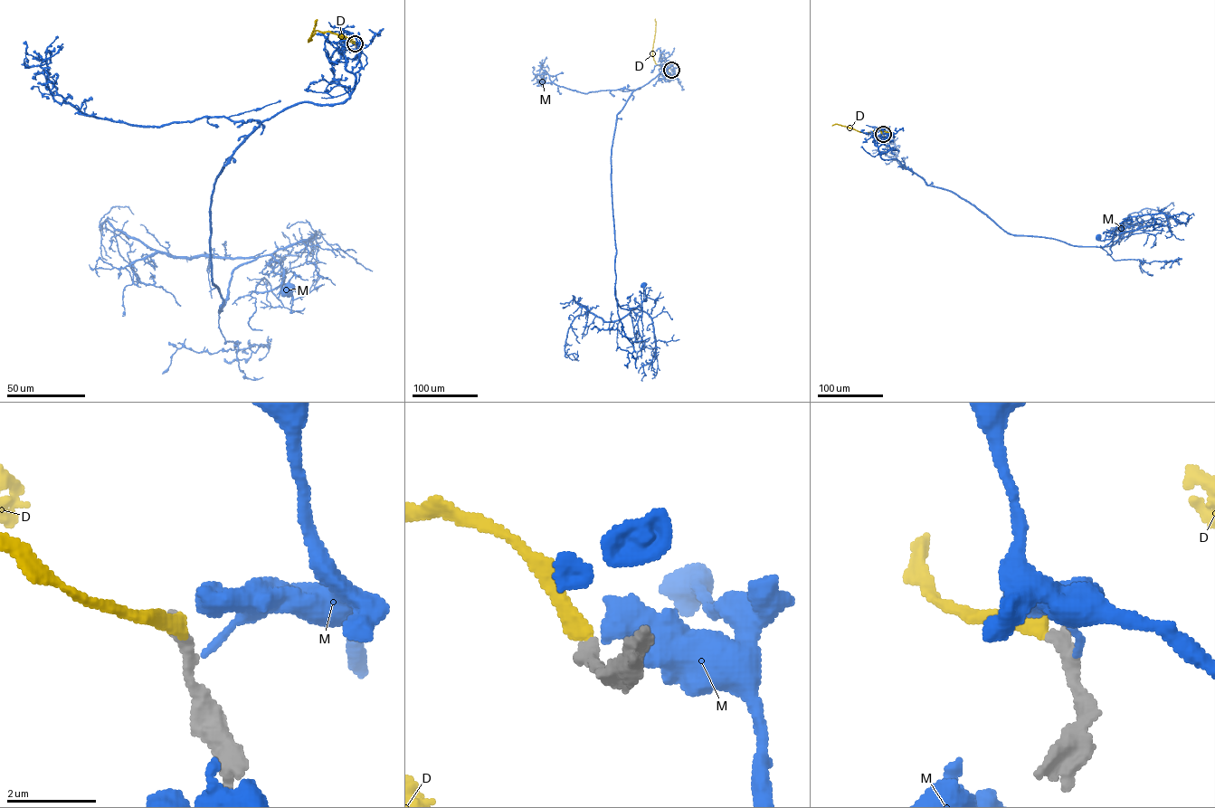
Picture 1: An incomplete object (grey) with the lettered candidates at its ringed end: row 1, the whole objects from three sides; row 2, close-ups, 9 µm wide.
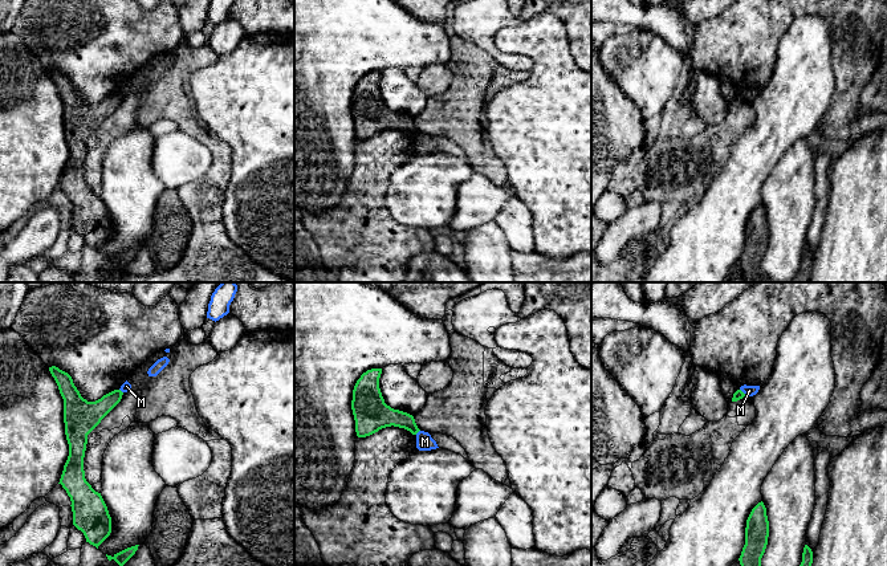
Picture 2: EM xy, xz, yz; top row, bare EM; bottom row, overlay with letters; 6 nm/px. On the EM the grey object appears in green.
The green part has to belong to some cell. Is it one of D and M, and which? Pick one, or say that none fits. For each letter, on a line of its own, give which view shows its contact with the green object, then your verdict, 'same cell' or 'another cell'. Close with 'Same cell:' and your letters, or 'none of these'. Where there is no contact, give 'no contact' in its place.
D: no contact | same cell
M: xz | another cell
Same cell: D

